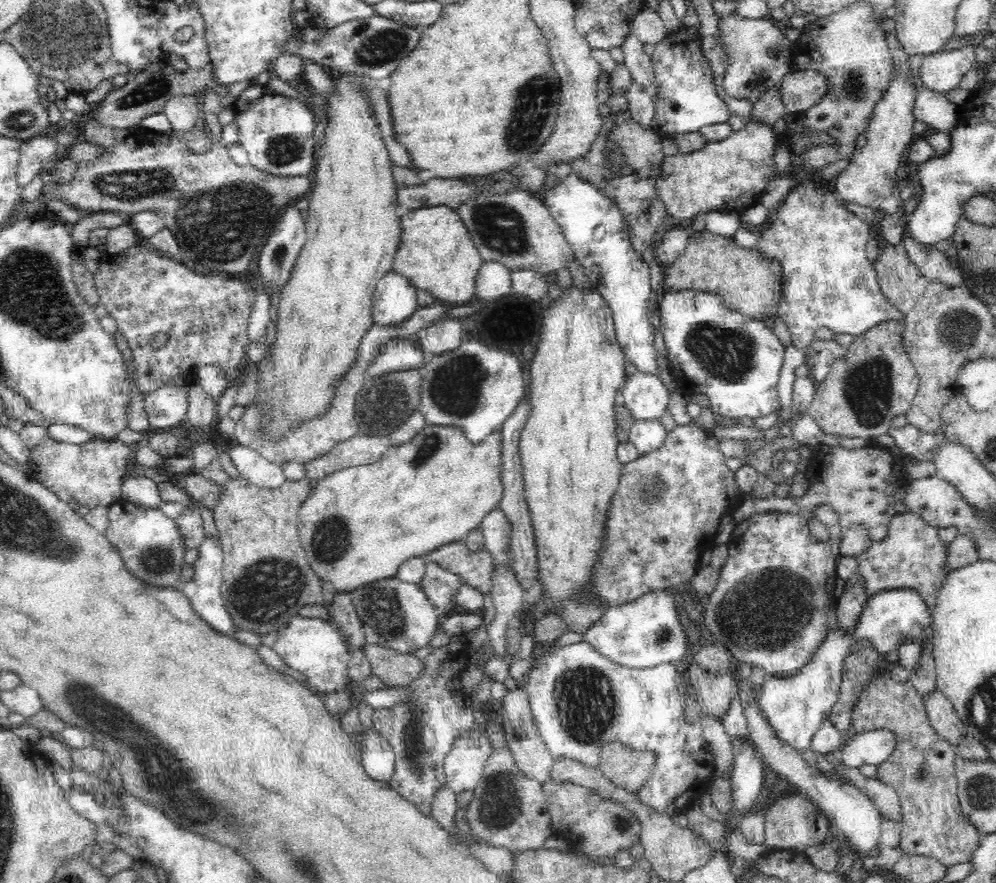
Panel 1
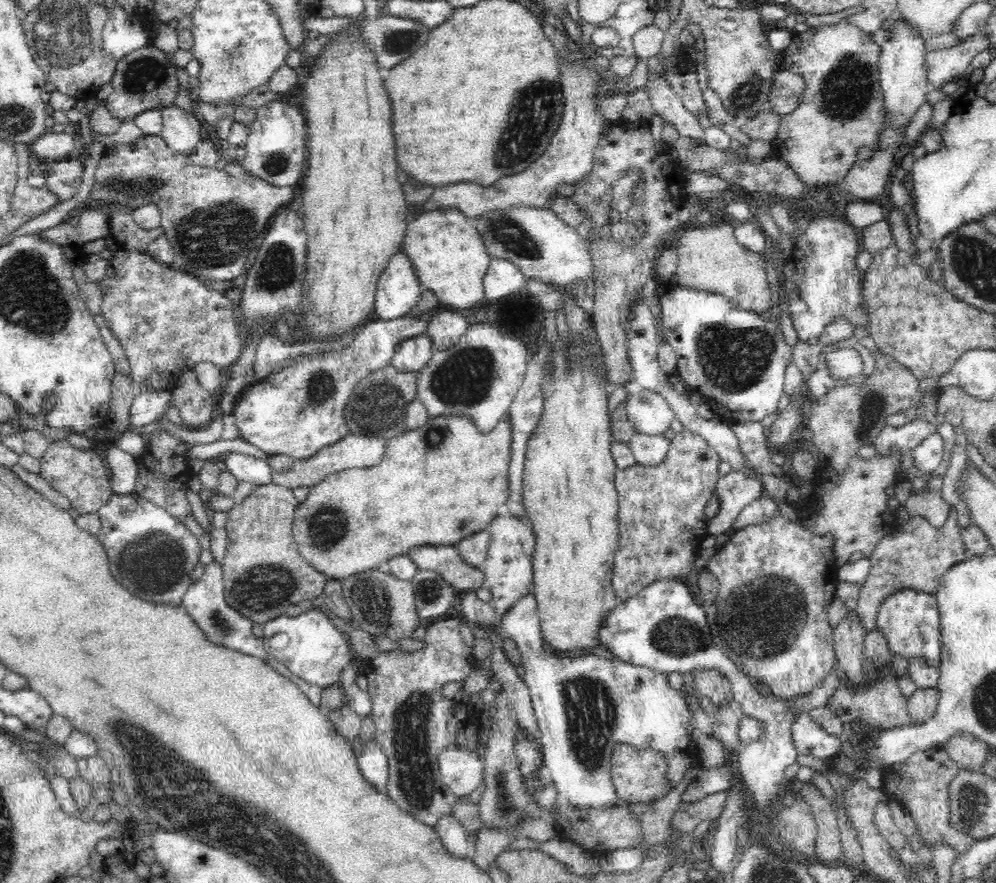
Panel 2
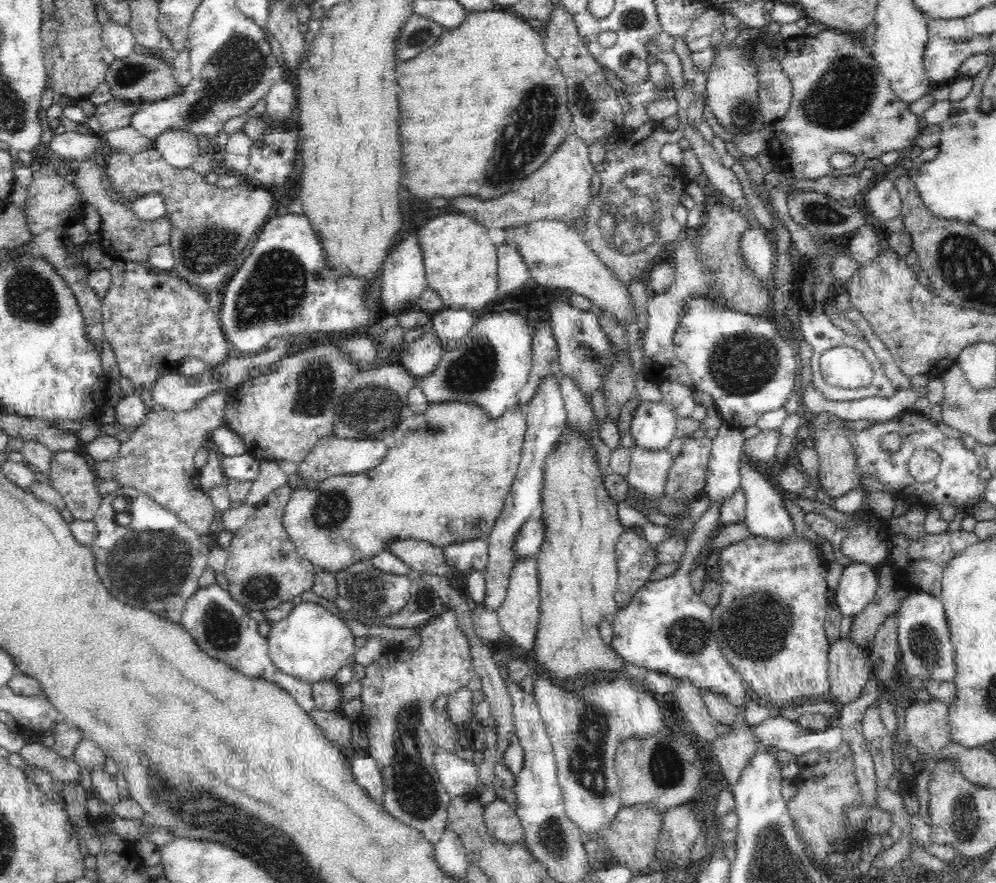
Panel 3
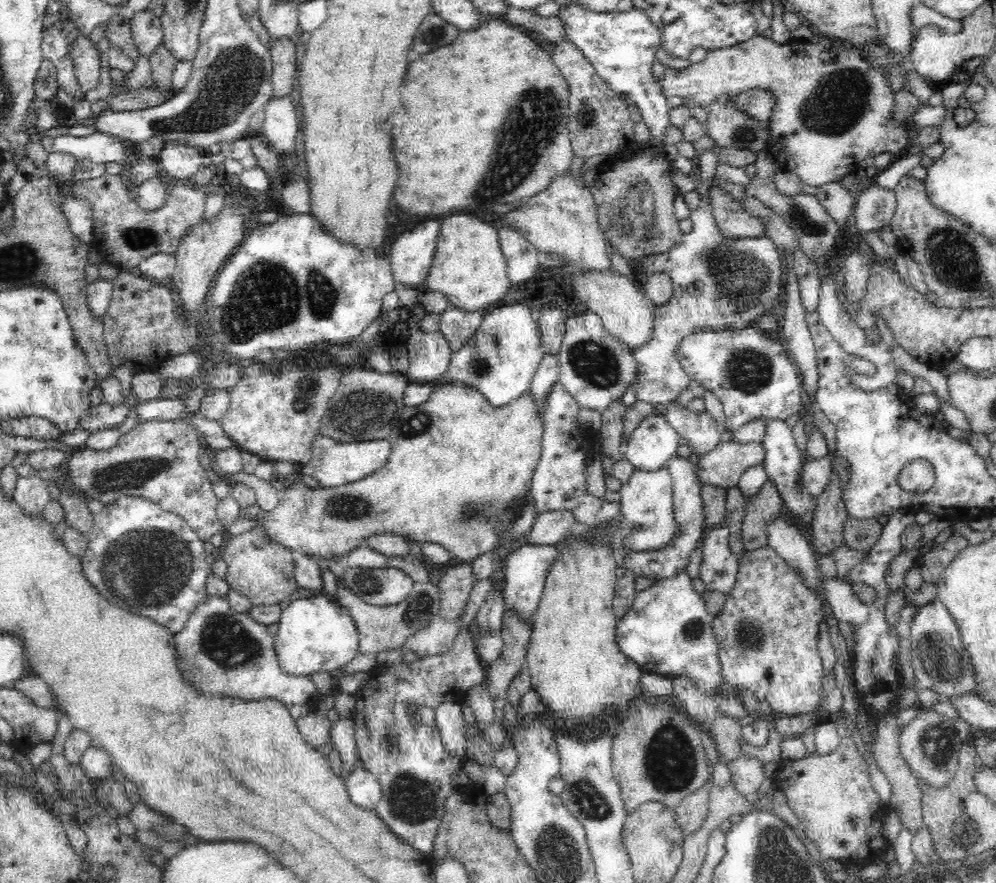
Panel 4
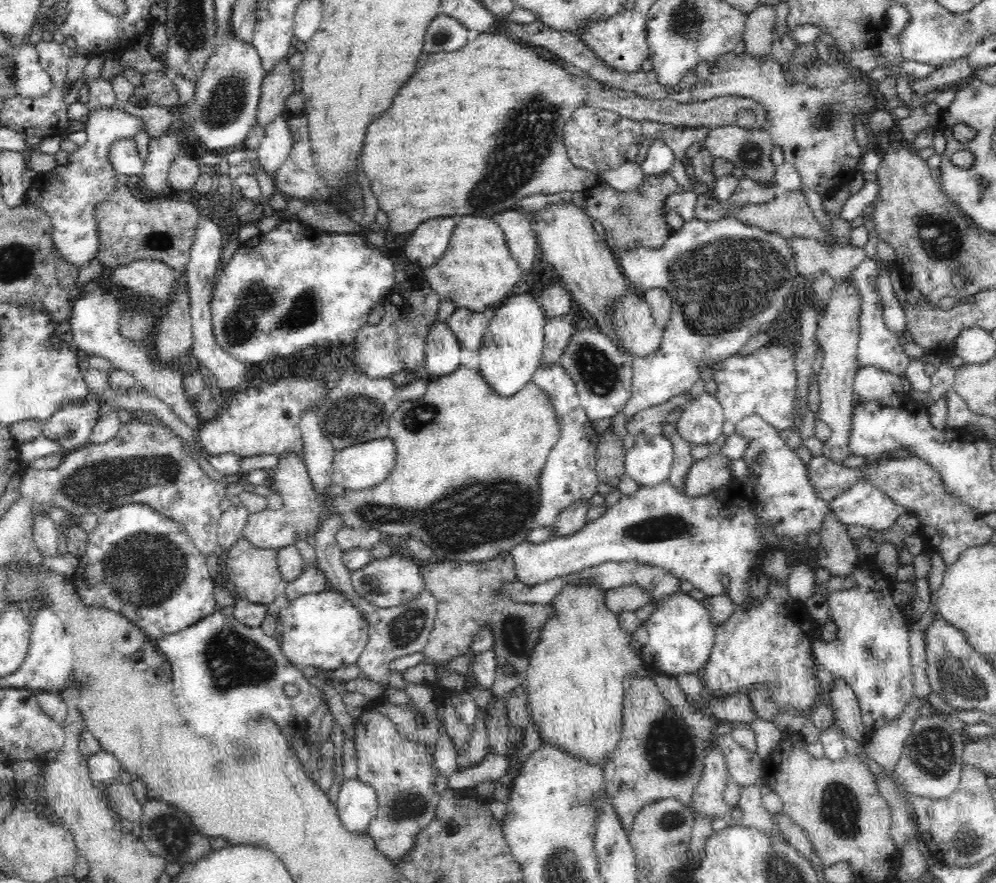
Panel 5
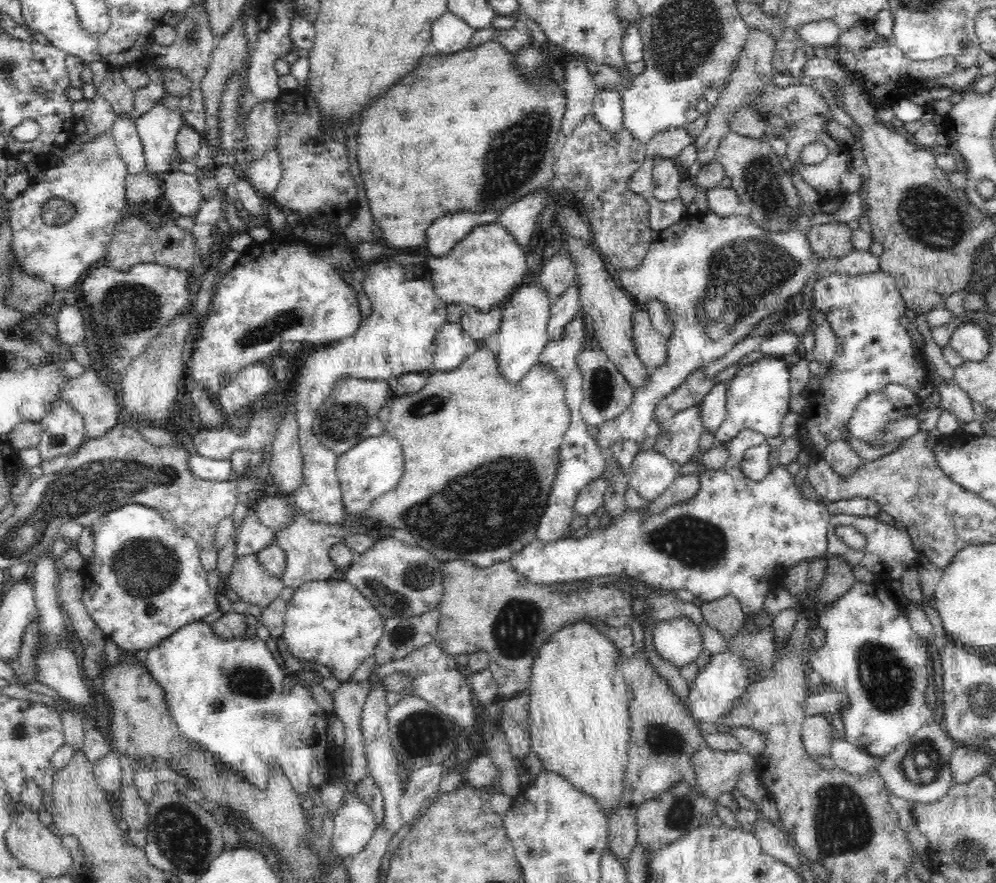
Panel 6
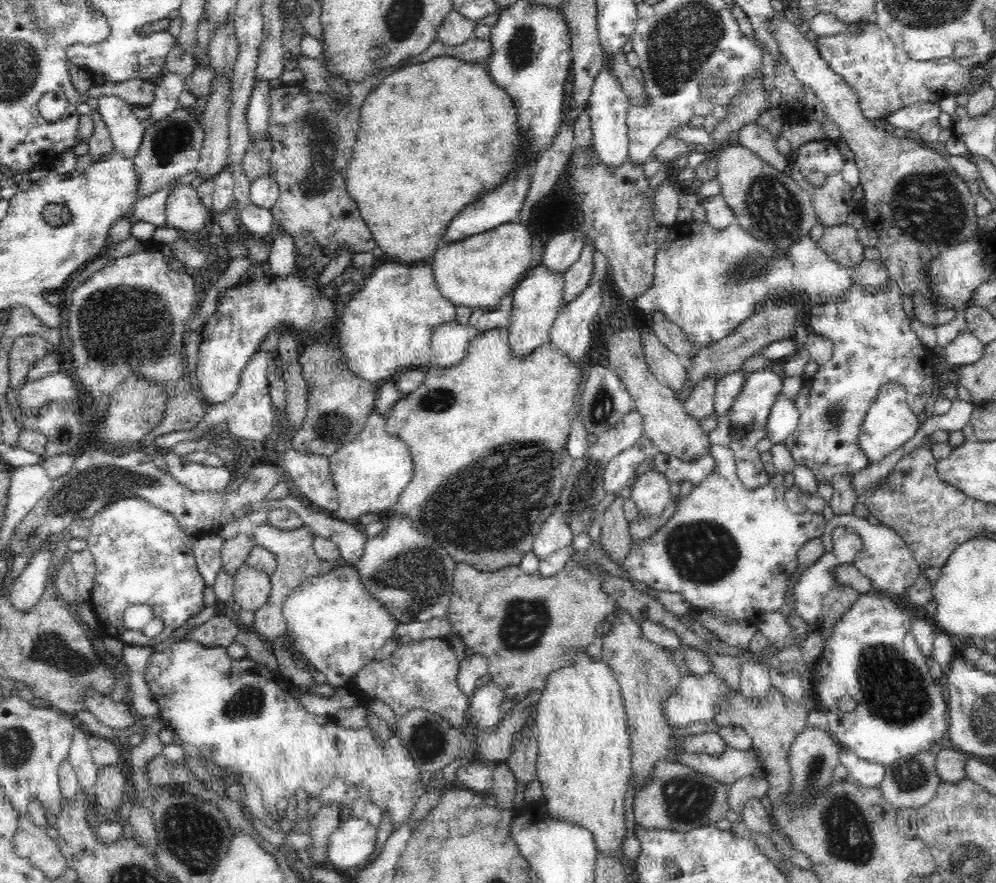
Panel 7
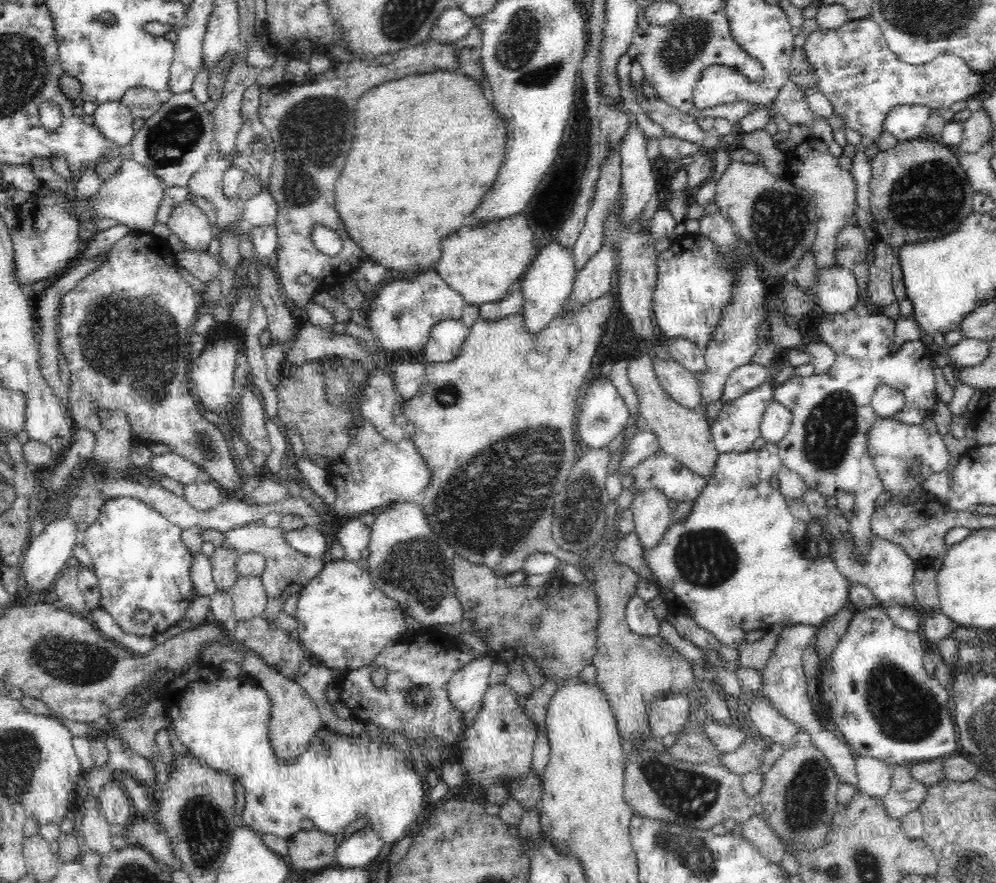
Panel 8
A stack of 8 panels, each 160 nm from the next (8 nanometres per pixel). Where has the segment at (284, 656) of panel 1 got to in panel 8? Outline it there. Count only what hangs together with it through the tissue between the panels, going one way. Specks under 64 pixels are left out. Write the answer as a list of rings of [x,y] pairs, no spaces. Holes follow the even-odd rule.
[[[327,558],[324,568],[304,586],[299,596],[295,618],[301,645],[308,651],[310,659],[315,658],[335,671],[335,682],[352,670],[376,662],[383,651],[407,630],[406,615],[401,607],[376,588],[368,569],[362,569],[357,562],[345,558]]]

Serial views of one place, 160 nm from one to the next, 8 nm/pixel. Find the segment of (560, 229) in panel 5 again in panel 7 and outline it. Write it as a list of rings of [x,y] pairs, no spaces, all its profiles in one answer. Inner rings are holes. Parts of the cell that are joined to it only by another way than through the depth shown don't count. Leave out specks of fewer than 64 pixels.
[[[632,322],[624,326],[624,330],[606,336],[609,366],[616,372],[626,385],[635,403],[635,409],[643,418],[643,432],[652,440],[658,452],[674,455],[684,462],[698,460],[711,450],[709,435],[700,427],[700,421],[685,414],[683,402],[674,395],[674,391],[660,384],[650,371],[642,350],[641,334],[632,330]]]

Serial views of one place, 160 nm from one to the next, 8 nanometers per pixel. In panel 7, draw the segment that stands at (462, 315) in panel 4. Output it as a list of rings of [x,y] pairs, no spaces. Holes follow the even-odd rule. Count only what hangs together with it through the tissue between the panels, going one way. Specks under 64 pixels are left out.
[[[506,293],[506,296],[501,298],[496,306],[472,308],[468,325],[473,326],[478,332],[486,332],[493,328],[508,327],[509,312],[512,310],[512,306],[512,293]]]

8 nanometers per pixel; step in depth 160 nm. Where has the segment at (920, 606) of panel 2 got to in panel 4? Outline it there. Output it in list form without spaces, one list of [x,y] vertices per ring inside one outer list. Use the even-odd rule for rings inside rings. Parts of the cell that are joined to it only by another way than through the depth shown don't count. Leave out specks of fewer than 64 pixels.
[[[939,599],[925,606],[912,609],[916,613],[910,626],[910,643],[912,648],[912,665],[916,675],[917,689],[935,690],[941,698],[973,694],[974,671],[970,665],[970,656],[965,653],[961,642],[961,633],[956,621]]]

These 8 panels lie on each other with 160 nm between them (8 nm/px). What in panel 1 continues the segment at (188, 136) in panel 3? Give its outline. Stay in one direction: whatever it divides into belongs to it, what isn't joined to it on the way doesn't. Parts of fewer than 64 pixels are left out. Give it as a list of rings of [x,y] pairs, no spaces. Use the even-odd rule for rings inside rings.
[[[193,94],[168,98],[162,113],[168,131],[174,135],[191,132],[198,119],[202,117],[201,111],[198,110],[198,102]]]

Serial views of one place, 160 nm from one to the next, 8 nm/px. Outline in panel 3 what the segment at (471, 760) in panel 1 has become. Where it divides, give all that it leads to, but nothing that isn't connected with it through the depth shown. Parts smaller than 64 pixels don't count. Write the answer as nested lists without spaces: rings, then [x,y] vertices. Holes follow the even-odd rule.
[[[440,752],[433,760],[440,782],[452,797],[472,795],[478,786],[478,767],[454,754]]]

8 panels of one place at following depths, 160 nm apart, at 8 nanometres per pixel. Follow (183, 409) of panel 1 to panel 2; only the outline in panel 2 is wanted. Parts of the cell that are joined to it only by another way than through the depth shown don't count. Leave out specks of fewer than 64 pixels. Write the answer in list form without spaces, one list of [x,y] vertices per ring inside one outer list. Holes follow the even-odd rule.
[[[138,390],[134,402],[130,406],[131,426],[138,427],[152,424],[156,419],[166,416],[172,404],[173,396],[171,391]]]

